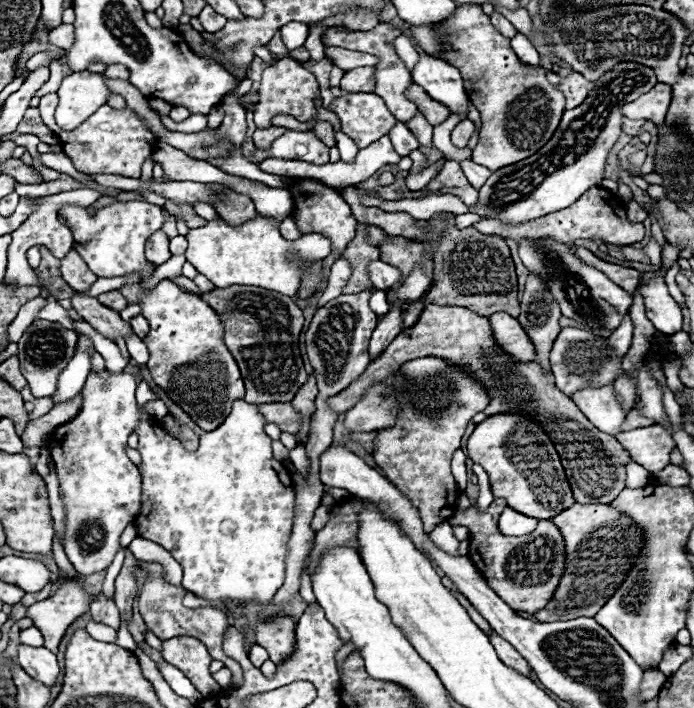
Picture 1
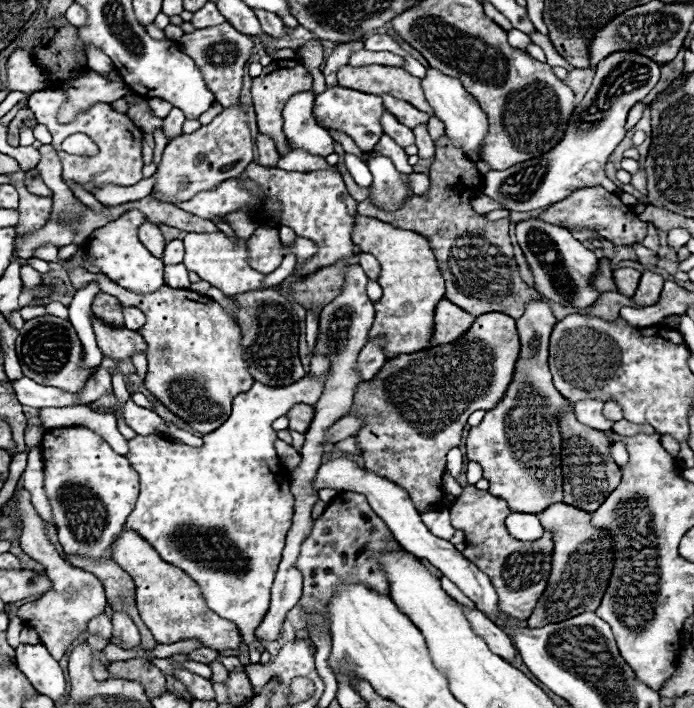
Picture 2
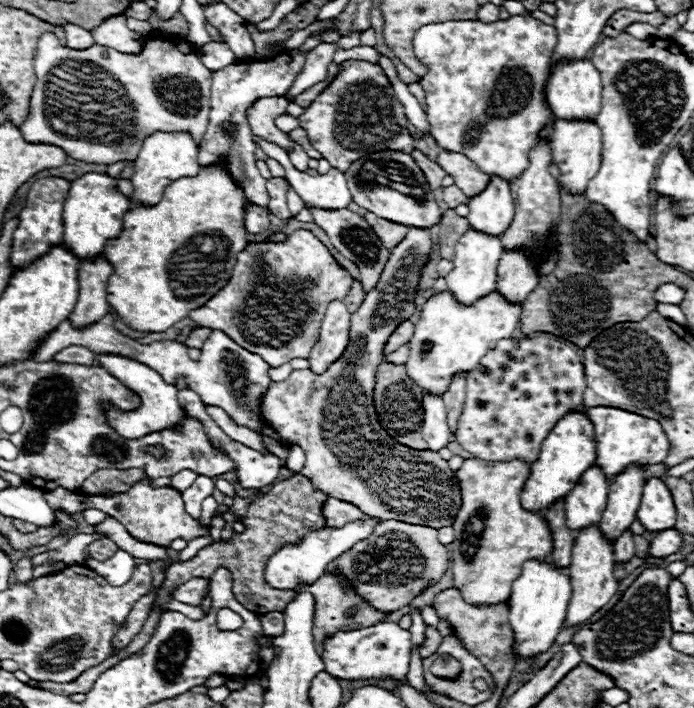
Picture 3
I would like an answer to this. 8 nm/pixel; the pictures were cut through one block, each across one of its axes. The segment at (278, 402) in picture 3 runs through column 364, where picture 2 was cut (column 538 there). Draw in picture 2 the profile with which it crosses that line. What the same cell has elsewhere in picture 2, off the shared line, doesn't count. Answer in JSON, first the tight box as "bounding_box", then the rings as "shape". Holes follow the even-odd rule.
{"bounding_box":[466,298,568,514],"shape":[[[534,298],[526,304],[524,316],[516,320],[520,334],[520,358],[512,384],[500,404],[488,410],[482,422],[470,428],[466,438],[468,458],[478,462],[484,478],[490,480],[490,494],[504,498],[510,510],[540,514],[552,502],[562,502],[562,466],[560,466],[560,428],[556,414],[568,410],[568,402],[552,386],[548,370],[548,338],[556,318],[546,300]]]}

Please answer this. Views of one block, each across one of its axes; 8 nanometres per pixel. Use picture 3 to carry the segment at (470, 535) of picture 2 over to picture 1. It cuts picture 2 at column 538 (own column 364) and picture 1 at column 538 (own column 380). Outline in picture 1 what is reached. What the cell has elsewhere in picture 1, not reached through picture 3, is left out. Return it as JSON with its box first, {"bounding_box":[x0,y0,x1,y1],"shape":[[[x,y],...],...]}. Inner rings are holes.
{"bounding_box":[448,498,566,614],"shape":[[[496,498],[490,504],[490,508],[480,514],[476,512],[476,506],[472,504],[468,512],[456,512],[452,518],[448,518],[454,526],[466,526],[470,530],[470,552],[468,558],[476,564],[478,558],[478,570],[490,584],[490,588],[516,612],[530,612],[536,614],[536,610],[542,610],[548,606],[548,600],[554,596],[560,578],[566,568],[566,546],[560,530],[550,520],[540,520],[536,530],[526,536],[504,536],[500,534],[496,522],[498,515],[507,506],[506,500]]]}

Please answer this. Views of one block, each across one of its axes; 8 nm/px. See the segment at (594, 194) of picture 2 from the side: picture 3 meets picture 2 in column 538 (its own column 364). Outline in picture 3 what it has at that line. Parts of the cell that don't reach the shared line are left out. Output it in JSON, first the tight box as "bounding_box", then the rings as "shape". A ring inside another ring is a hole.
{"bounding_box":[364,212,408,248],"shape":[[[366,212],[364,220],[372,226],[372,230],[378,234],[378,238],[384,242],[386,248],[392,248],[392,246],[400,244],[400,240],[408,232],[408,226],[400,226],[396,222],[386,222],[384,218],[380,218],[380,216],[372,214],[372,212]]]}

